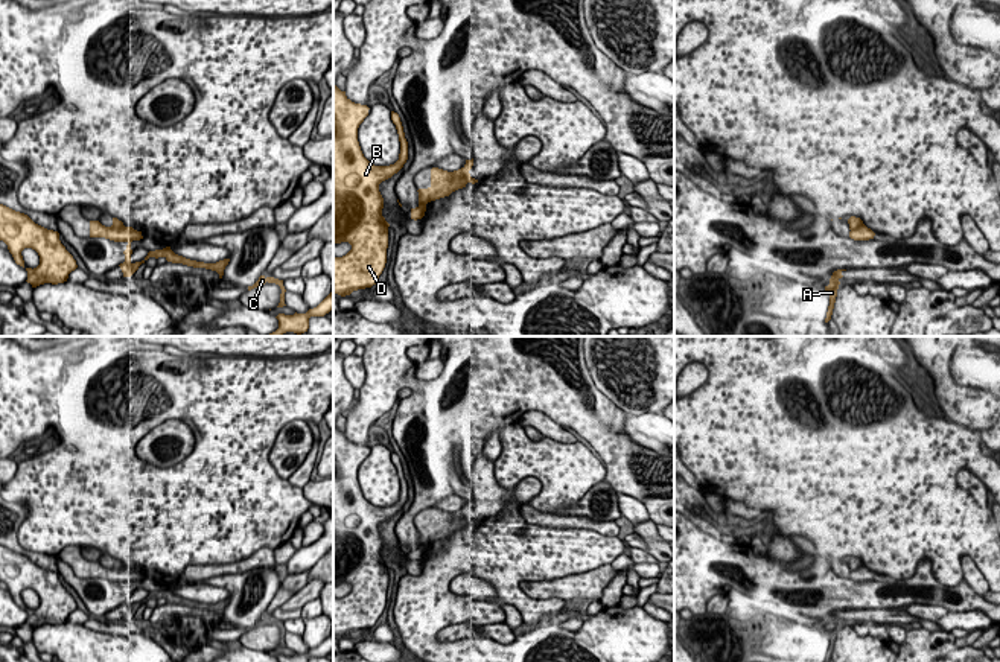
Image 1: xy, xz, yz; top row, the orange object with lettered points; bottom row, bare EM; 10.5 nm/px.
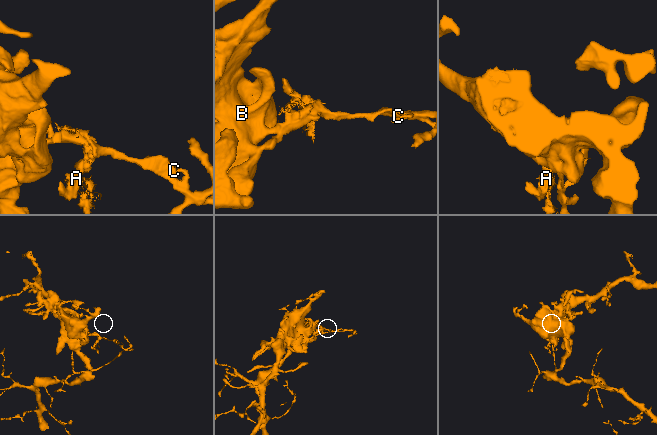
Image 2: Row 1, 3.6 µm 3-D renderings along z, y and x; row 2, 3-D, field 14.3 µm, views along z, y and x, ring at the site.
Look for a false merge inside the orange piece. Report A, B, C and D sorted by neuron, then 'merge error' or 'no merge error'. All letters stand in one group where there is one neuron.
A B C D; no merge error

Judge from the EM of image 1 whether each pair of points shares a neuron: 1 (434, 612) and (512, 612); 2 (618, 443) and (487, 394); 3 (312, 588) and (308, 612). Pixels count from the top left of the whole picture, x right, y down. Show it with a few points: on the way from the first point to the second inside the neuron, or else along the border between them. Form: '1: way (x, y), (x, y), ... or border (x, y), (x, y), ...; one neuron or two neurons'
1: border (501, 606), (515, 606), (524, 620); two neurons
2: way (586, 411), (566, 394), (519, 394); one neuron
3: border (317, 597), (300, 607); two neurons

